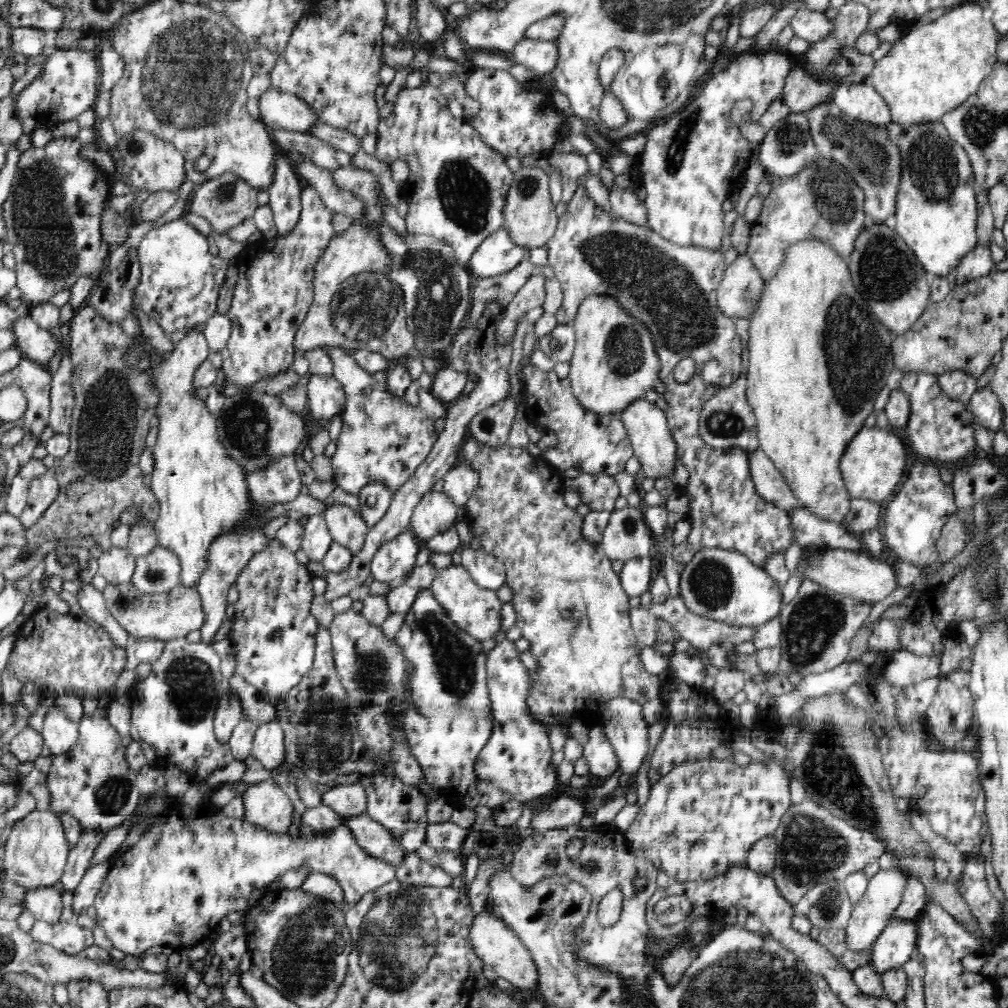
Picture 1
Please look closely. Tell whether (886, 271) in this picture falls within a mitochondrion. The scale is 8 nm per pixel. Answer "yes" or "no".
yes

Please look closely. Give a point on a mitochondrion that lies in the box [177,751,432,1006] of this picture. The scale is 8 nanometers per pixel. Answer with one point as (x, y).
(312, 969)

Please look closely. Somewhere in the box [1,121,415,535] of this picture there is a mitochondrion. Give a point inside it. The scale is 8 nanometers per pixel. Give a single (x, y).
(49, 248)

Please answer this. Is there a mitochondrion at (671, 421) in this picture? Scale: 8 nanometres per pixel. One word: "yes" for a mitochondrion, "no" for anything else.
no

